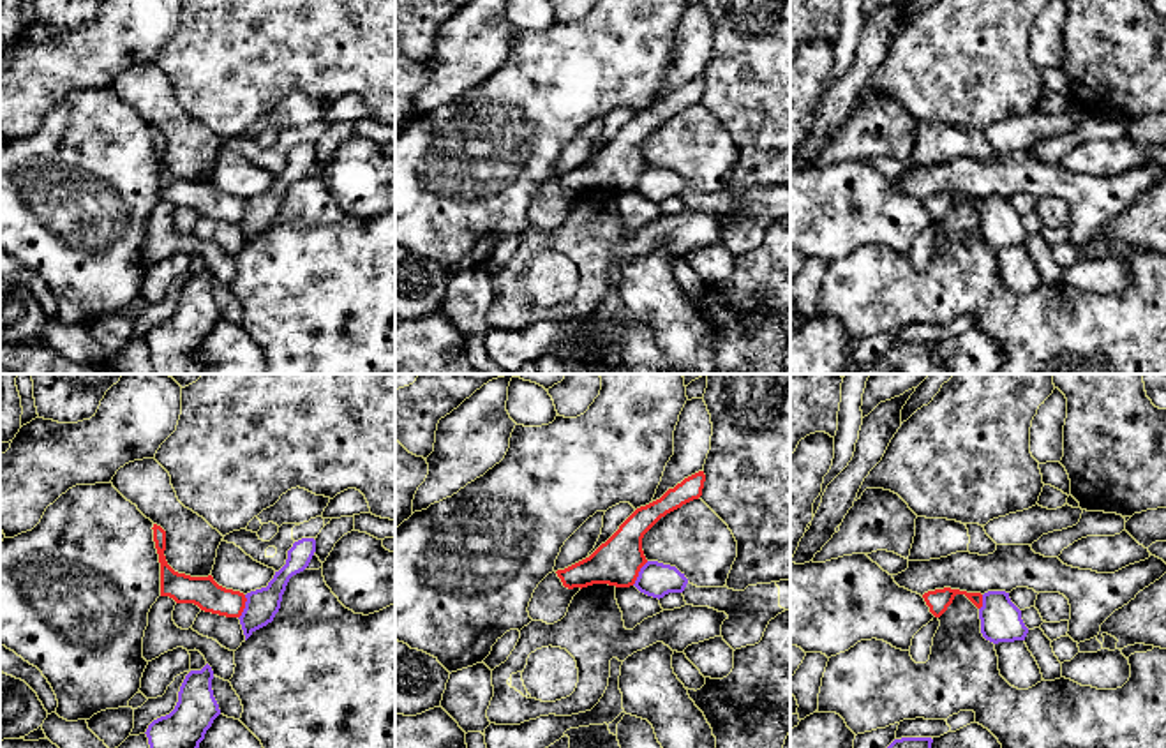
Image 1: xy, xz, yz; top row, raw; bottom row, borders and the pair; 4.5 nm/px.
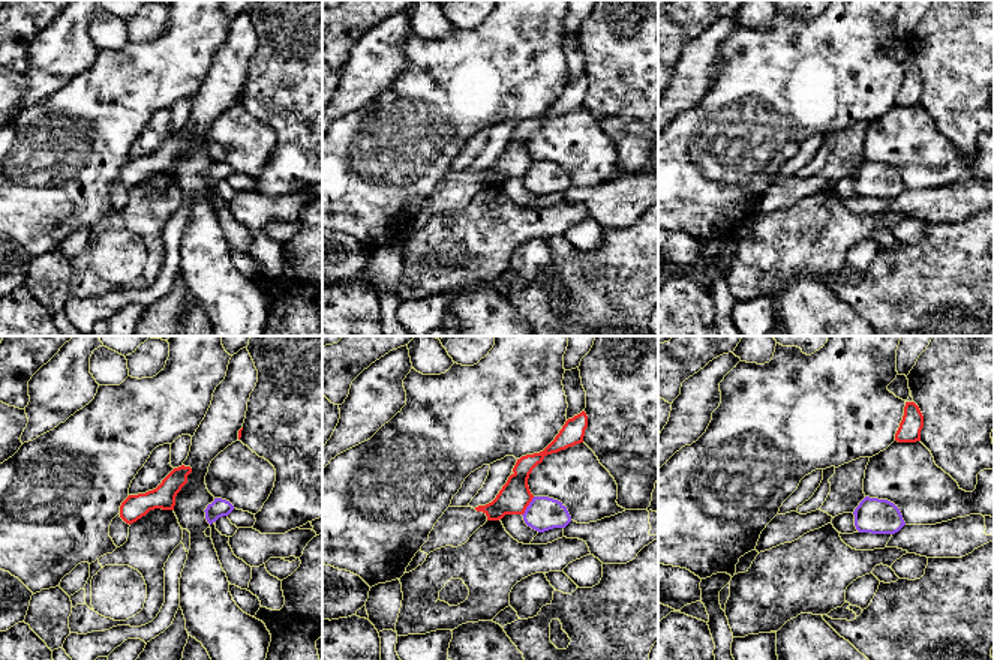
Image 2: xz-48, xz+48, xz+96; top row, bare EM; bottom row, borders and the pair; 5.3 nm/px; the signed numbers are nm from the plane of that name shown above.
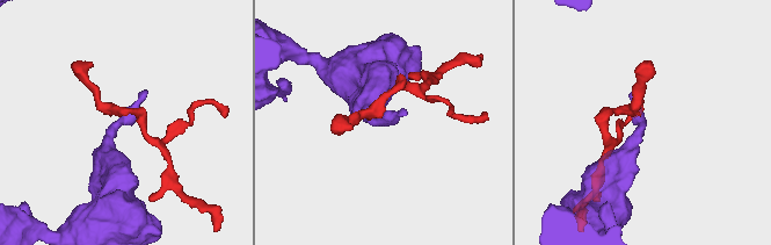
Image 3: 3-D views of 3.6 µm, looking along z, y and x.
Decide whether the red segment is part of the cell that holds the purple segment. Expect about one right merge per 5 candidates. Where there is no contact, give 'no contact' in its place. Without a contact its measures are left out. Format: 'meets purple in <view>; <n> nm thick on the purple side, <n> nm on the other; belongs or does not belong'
meets purple in xz; 160 nm thick on the purple side, 220 nm on the other; does not belong

